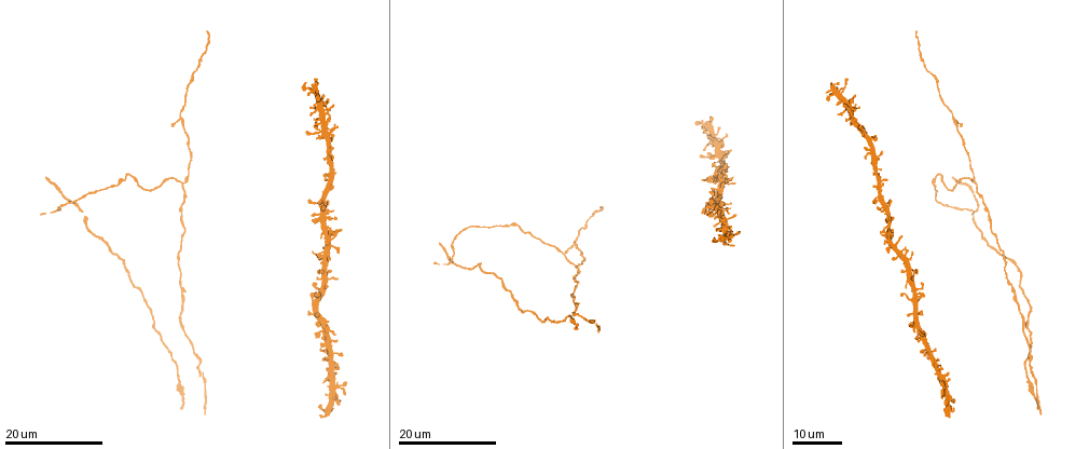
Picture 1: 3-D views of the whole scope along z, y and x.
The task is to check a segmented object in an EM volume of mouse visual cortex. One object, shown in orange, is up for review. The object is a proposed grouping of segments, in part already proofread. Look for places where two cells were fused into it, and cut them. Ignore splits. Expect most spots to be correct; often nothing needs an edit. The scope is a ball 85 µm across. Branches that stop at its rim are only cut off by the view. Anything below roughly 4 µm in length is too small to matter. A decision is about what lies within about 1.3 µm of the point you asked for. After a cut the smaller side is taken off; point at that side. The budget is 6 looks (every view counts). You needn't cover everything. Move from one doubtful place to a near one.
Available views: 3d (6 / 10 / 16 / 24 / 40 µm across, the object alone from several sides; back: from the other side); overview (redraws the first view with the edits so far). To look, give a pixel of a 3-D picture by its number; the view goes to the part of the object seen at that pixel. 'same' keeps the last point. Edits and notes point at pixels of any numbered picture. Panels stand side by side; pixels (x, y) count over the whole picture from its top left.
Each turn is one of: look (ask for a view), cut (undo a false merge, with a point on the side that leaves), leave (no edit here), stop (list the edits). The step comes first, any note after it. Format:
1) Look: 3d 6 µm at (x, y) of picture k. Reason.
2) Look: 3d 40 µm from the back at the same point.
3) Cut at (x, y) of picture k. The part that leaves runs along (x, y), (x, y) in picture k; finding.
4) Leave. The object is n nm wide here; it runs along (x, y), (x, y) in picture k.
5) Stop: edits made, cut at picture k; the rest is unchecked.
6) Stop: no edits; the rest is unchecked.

Look: 3d 24 µm at (1032, 387) of picture 1.

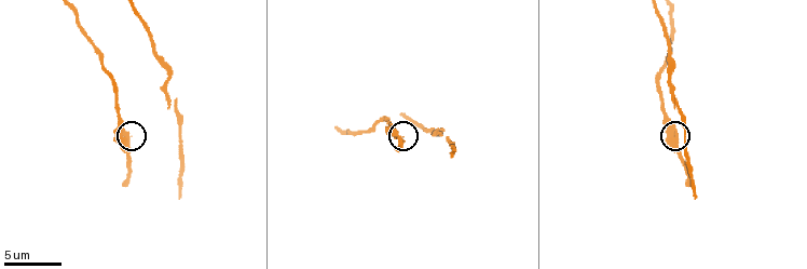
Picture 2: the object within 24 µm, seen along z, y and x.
Look: 3d 6 µm at (127, 138) of picture 2.

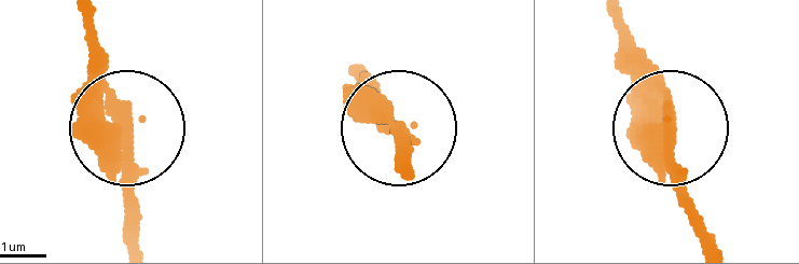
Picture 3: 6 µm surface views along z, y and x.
Leave. The side arm is 5 µm long; all the same cell.

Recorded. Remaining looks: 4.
Look: 3d 16 µm at (181, 181) of picture 1. Three arms meet.

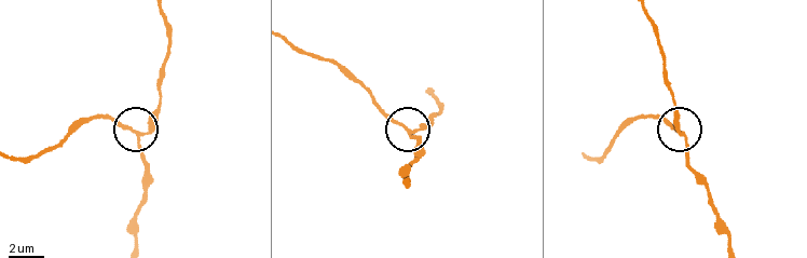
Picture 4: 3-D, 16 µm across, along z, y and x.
Look: 3d 6 µm at (409, 135) of picture 4.

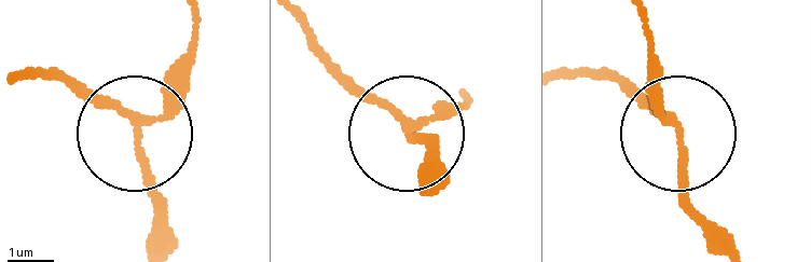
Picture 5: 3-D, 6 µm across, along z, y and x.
Leave. It runs along (464, 95), (410, 129), (317, 49) in picture 5; continuous, no second cell.

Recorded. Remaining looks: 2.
Look: 3d 24 µm at (324, 196) of picture 1. Two arms at a narrow angle.

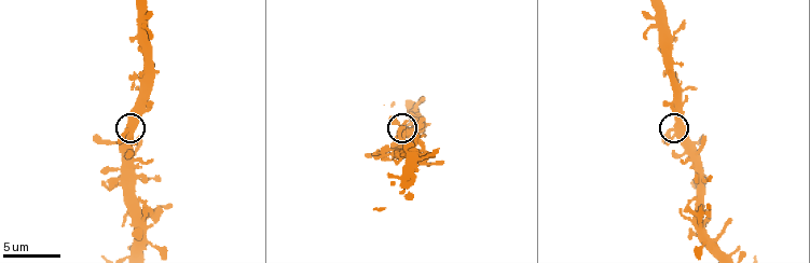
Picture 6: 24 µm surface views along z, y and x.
Look: 3d 10 µm at (675, 126) of picture 6.

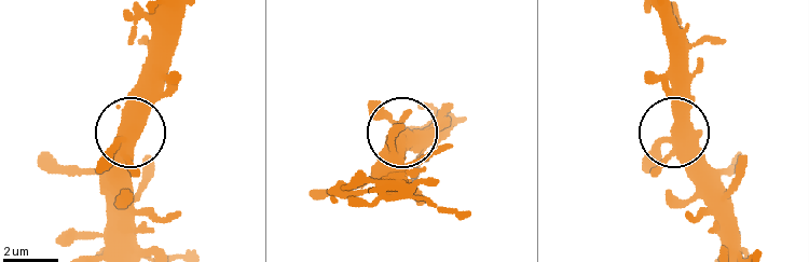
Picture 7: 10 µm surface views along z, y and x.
Leave. 4 arms meet here; one cell here.

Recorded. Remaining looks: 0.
Stop: no edits; the rest is unchecked.

